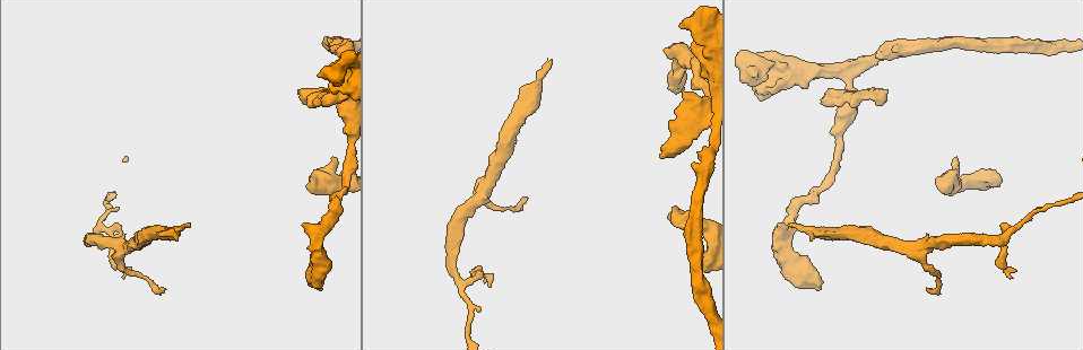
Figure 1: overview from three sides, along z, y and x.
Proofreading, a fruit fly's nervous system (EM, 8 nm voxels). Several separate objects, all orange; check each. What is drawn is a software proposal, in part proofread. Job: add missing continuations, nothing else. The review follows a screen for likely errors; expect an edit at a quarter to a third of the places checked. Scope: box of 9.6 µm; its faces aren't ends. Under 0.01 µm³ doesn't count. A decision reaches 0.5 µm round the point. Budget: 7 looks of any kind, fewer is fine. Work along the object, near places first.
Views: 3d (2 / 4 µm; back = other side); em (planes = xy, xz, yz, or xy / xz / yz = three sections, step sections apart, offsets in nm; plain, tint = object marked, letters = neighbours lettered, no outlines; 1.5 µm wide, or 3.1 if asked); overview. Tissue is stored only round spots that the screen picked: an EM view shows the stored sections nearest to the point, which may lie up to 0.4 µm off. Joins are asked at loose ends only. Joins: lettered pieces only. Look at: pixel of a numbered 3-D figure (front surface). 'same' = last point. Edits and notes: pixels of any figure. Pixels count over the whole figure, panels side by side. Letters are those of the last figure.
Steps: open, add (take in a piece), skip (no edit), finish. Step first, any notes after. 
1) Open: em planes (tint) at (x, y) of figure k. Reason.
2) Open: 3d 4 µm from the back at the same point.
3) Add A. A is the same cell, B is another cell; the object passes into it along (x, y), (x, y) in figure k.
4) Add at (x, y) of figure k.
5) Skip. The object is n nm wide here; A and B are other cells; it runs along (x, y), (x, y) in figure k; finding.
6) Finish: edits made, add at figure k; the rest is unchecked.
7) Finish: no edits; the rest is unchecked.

Open: 3d 2 µm at (818, 290) of figure 1. An open end.

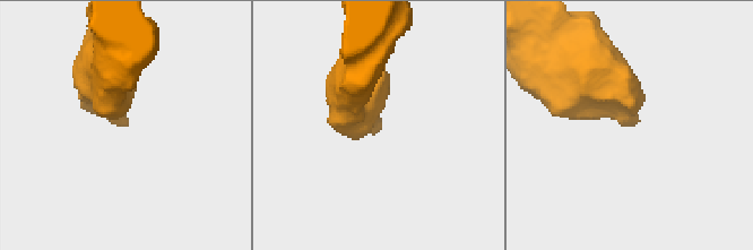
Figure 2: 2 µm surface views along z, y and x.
Open: em planes (plain) at (376, 131) of figure 2.

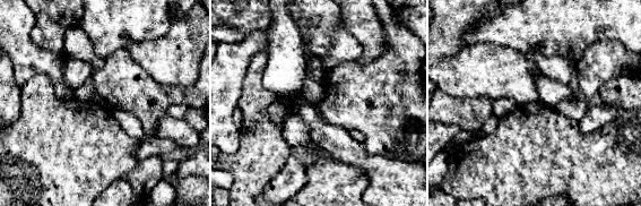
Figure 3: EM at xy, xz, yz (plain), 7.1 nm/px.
Open: em planes (letters) at the same point. See the neighbours.

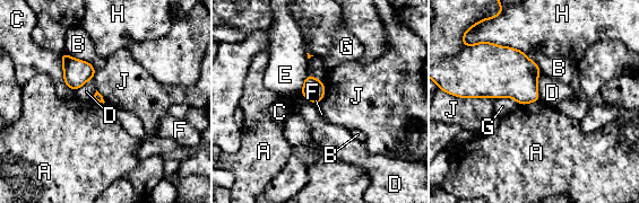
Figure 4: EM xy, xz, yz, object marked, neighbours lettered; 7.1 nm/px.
Skip. The longest contact is with H, 320 nm; A, B, C, D, E, F, G, H and J are other cells; a border runs along (459, 96), (491, 97), (493, 99) in figure 4; no lettered piece goes on from it.

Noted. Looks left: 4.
Open: 3d 2 µm at (551, 62) of figure 1. Branch stops here.

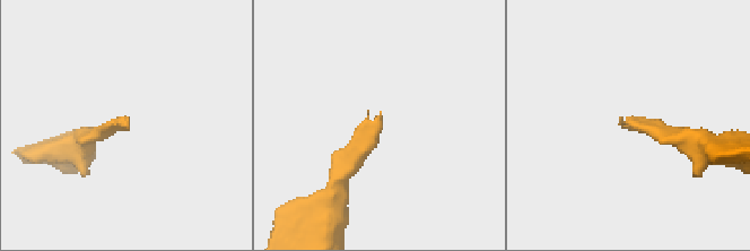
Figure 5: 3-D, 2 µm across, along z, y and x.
Open: em xy step 4 (letters) at (123, 128) of figure 5.

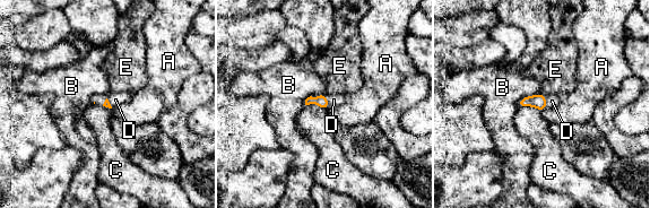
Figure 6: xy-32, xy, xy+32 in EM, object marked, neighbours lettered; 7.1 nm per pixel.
Open: em planes (letters) at the same point. Another direction.

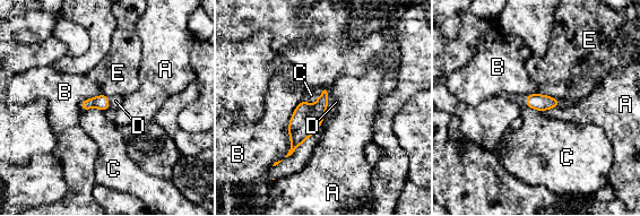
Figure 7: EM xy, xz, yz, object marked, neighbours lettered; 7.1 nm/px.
Add D. D is the same cell, A, B, C and E are other cells; the object passes into it along (305, 120), (327, 105), (333, 103) in figure 7; it goes on there.

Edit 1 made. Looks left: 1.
Open: em planes (letters) at (954, 157) of figure 1. Branch stops here.

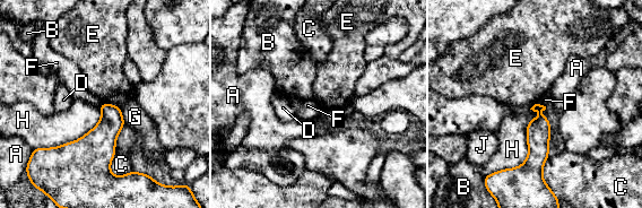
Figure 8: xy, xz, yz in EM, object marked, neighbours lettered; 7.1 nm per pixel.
Skip. A, B, C, D, E, F, G, H and J are other cells; it runs along (537, 106), (541, 124), (530, 170) in figure 8; no lettered piece goes on from it.

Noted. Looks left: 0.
Finish: edits made, add at figure 7; the rest is unchecked.

